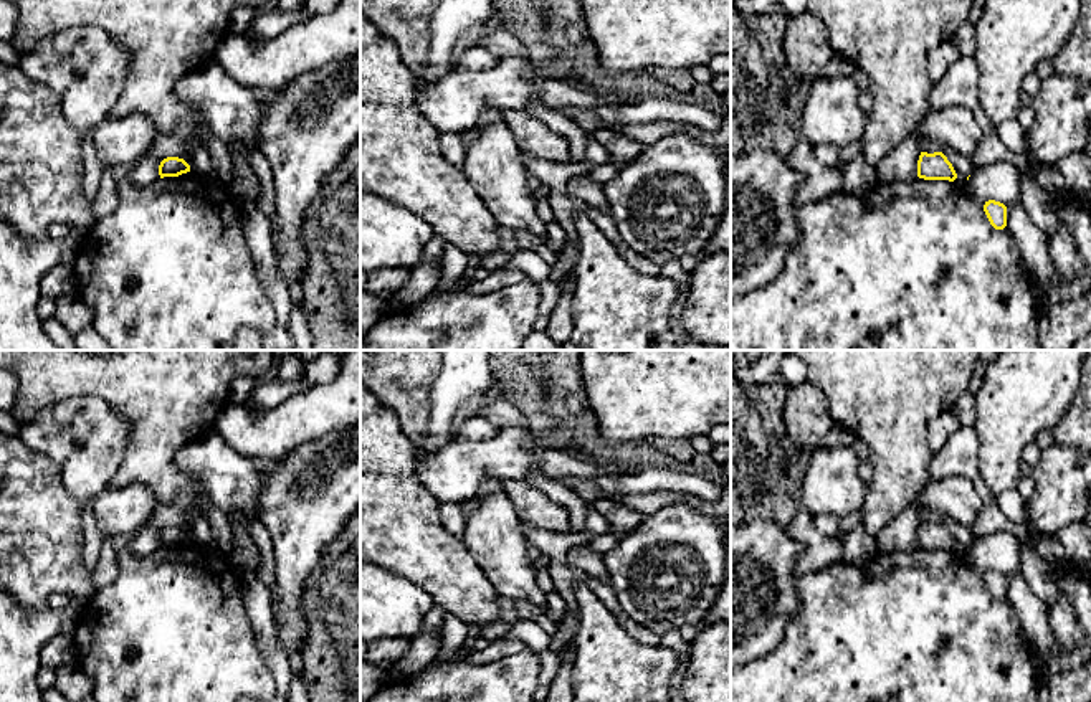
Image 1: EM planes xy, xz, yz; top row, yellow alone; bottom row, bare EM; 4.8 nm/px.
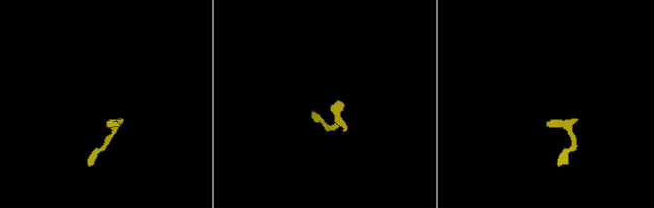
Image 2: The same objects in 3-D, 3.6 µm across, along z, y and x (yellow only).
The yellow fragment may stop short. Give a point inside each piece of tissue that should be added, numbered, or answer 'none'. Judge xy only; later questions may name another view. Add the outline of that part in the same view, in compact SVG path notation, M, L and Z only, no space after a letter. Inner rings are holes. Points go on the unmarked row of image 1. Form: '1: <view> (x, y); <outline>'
none

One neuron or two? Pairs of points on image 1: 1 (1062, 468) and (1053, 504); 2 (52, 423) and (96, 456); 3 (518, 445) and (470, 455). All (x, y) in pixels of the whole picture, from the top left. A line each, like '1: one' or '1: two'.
1: one
2: one
3: one

